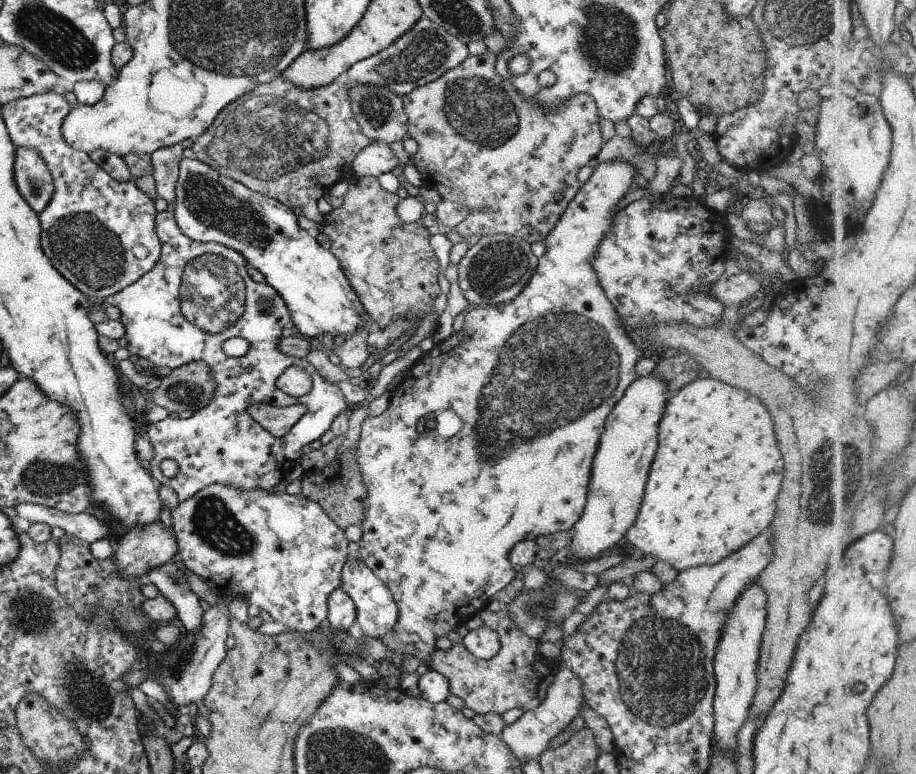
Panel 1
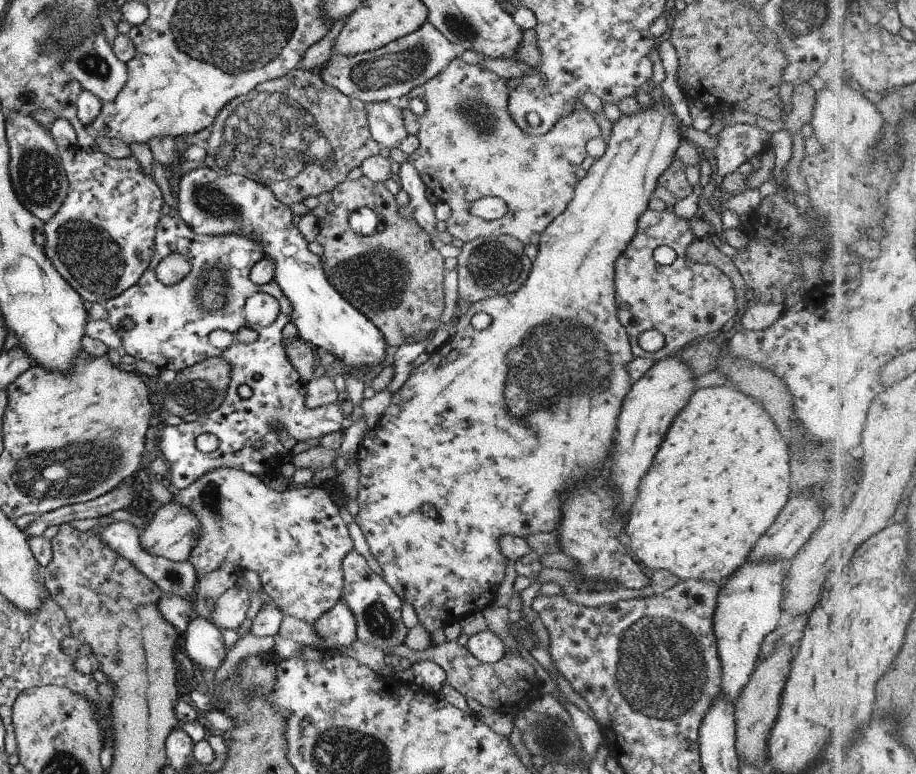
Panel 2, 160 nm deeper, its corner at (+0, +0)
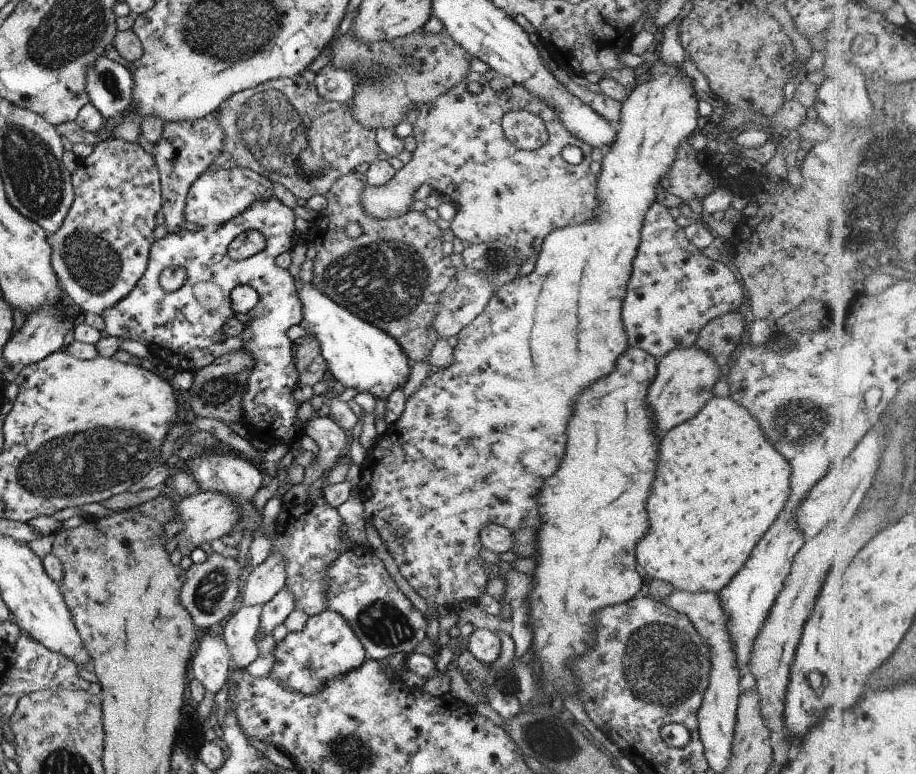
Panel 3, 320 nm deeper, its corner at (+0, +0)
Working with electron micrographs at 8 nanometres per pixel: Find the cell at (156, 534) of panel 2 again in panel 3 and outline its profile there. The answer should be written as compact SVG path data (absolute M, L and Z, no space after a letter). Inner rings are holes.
M201 491L199 494L182 498L175 506L176 518L183 523L183 536L179 539L176 548L179 548L180 554L185 562L189 552L193 548L204 548L215 538L221 538L223 534L233 532L236 523L242 518L238 513L238 506L226 494L216 493L215 491Z

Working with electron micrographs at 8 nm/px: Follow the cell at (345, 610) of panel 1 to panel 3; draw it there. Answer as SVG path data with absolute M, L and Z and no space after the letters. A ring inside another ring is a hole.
M327 609L308 617L301 630L288 632L281 641L275 643L272 653L273 664L268 676L278 680L285 688L302 695L318 693L326 683L355 670L366 659L362 644L357 640L351 627L342 619L342 616Z

